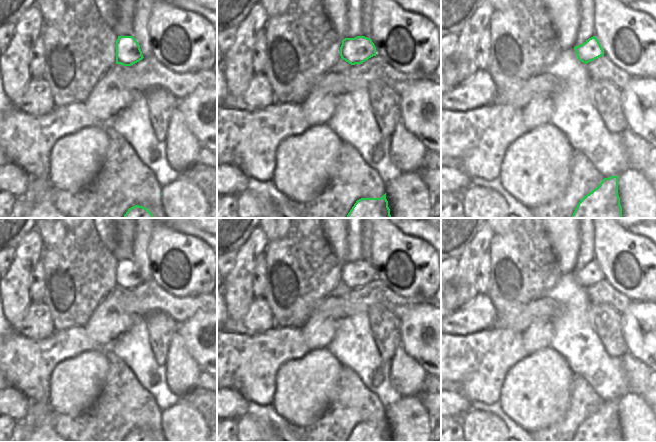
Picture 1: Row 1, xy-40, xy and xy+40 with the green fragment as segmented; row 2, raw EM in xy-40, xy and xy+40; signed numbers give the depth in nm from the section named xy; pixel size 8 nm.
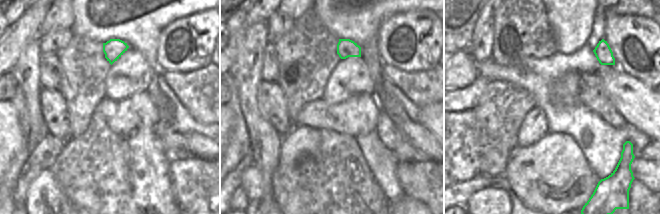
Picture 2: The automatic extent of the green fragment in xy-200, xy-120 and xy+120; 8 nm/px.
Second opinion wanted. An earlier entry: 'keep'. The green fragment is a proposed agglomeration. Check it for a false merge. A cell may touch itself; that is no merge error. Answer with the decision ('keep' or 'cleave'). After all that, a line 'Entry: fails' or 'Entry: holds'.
keep
Entry: holds

